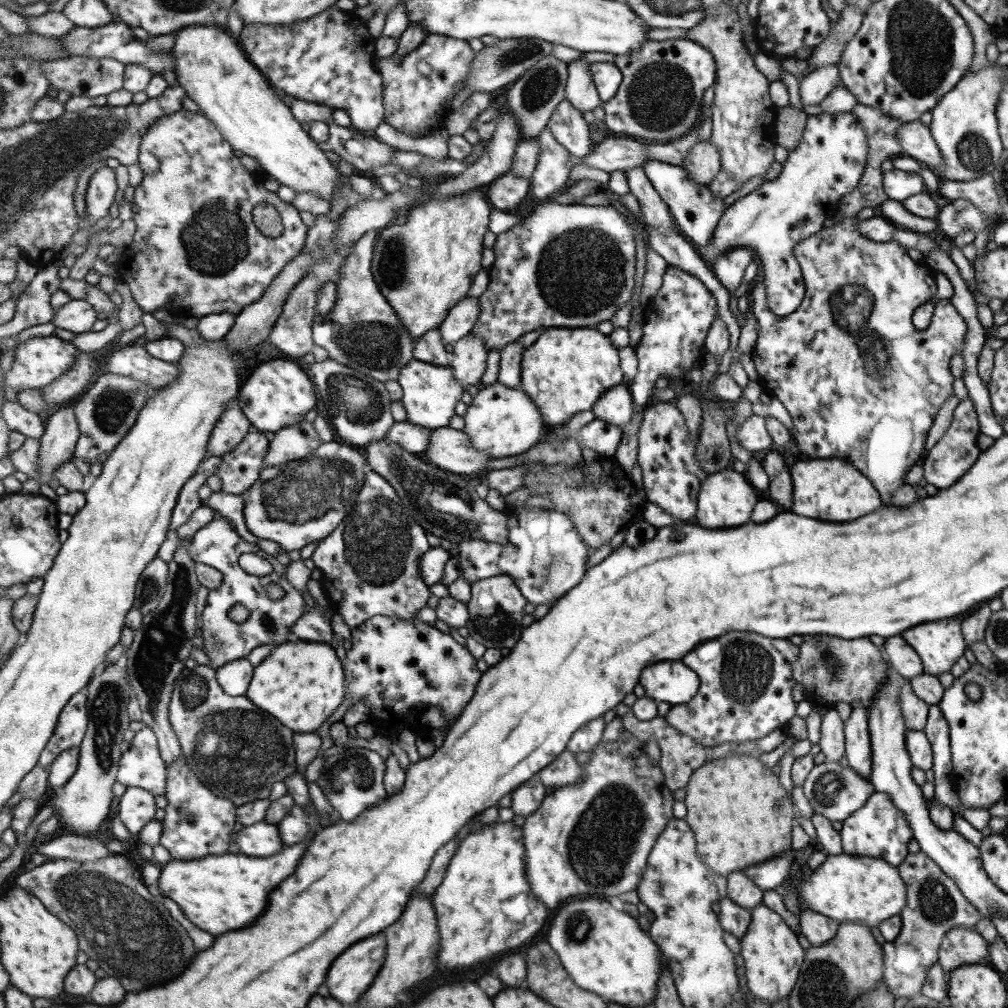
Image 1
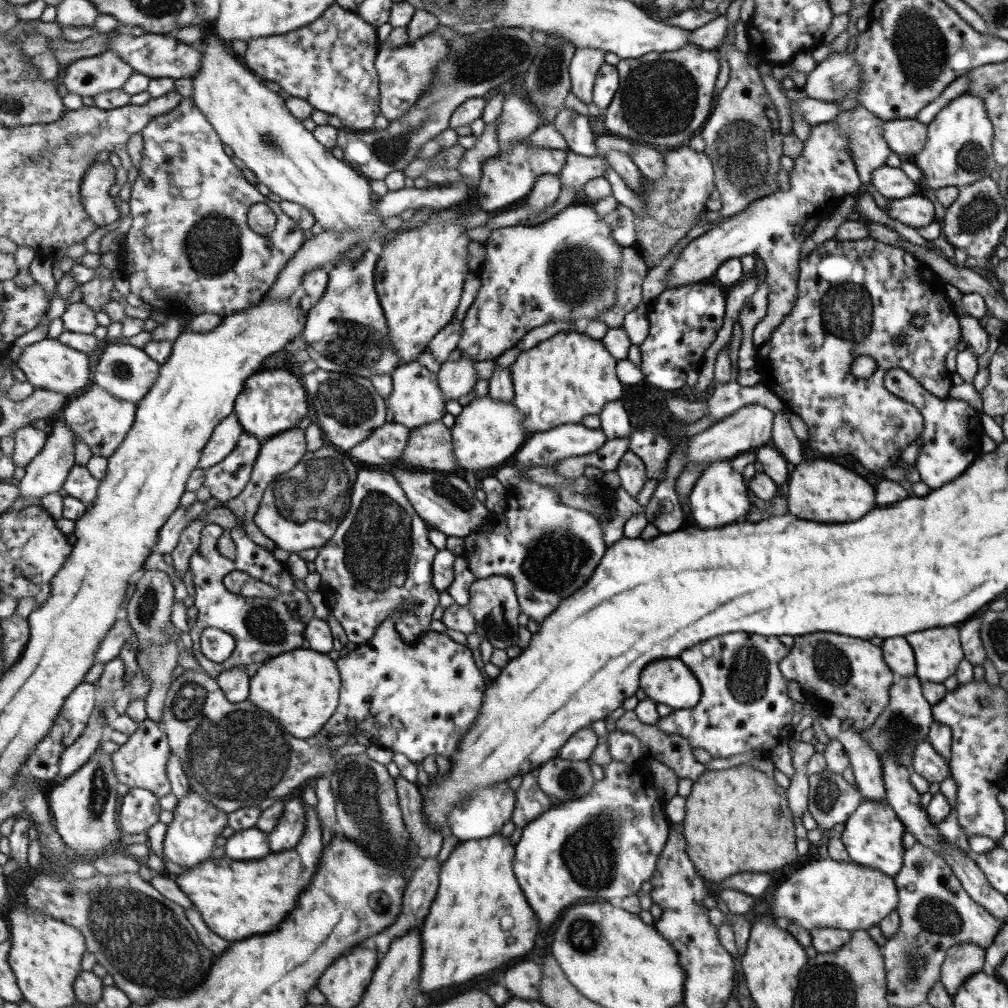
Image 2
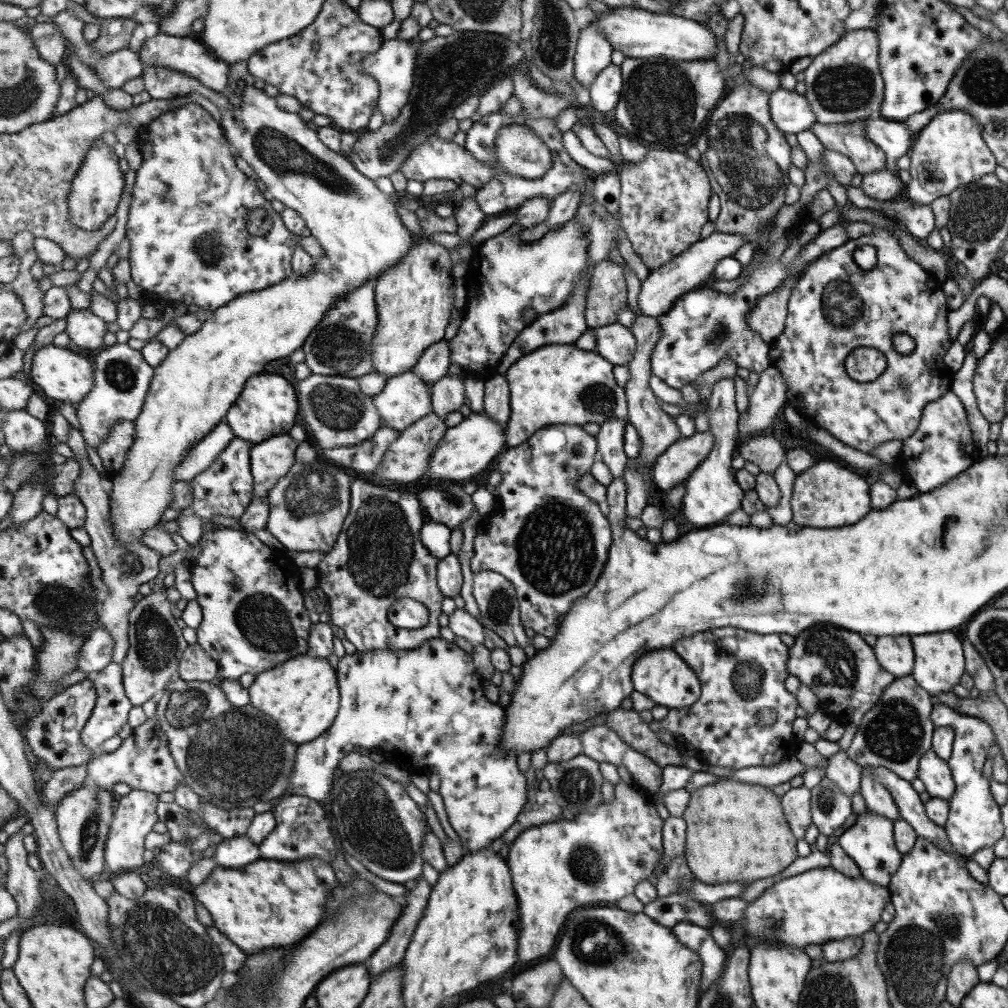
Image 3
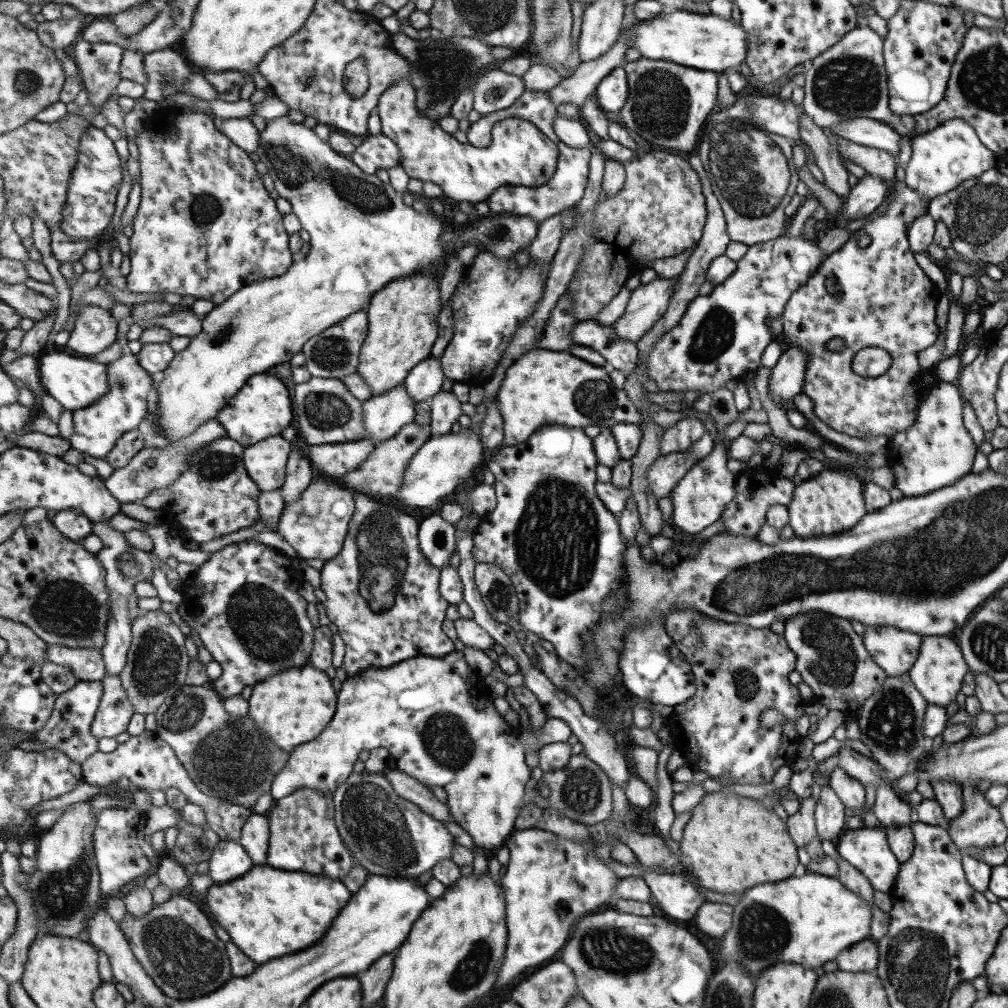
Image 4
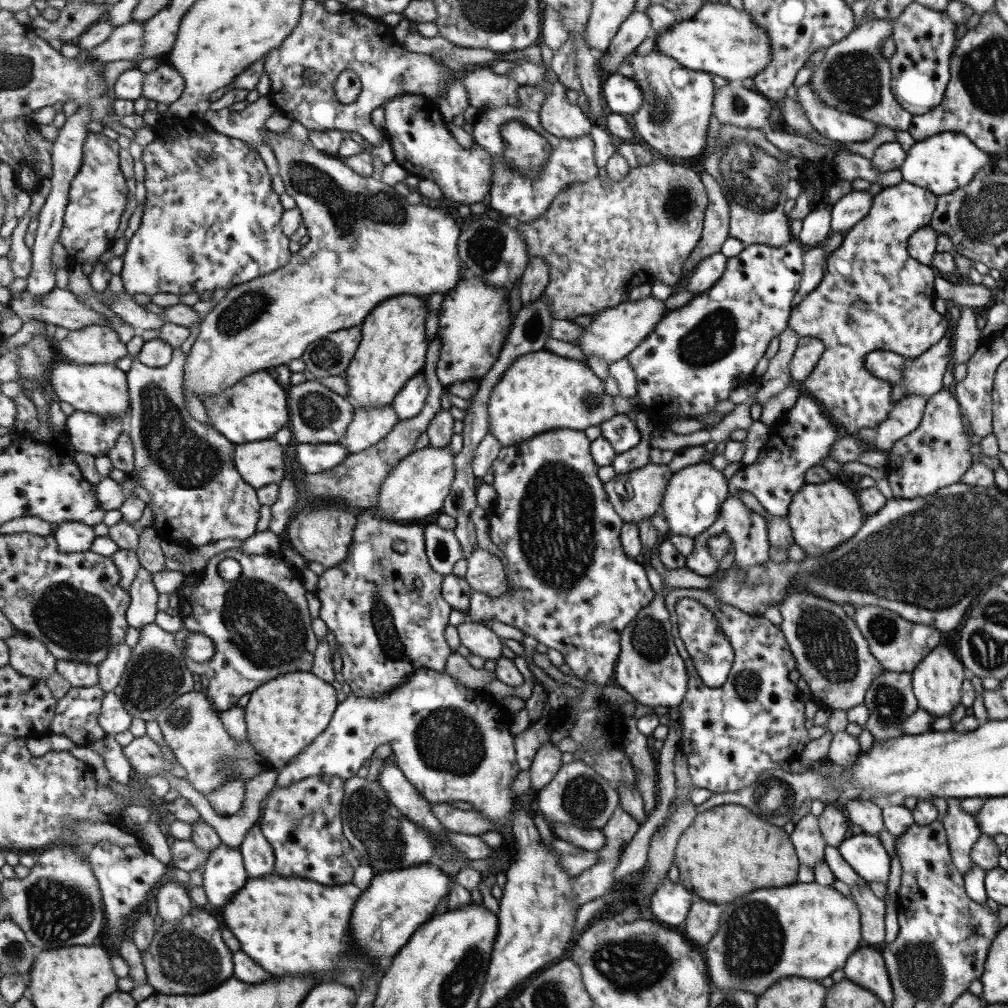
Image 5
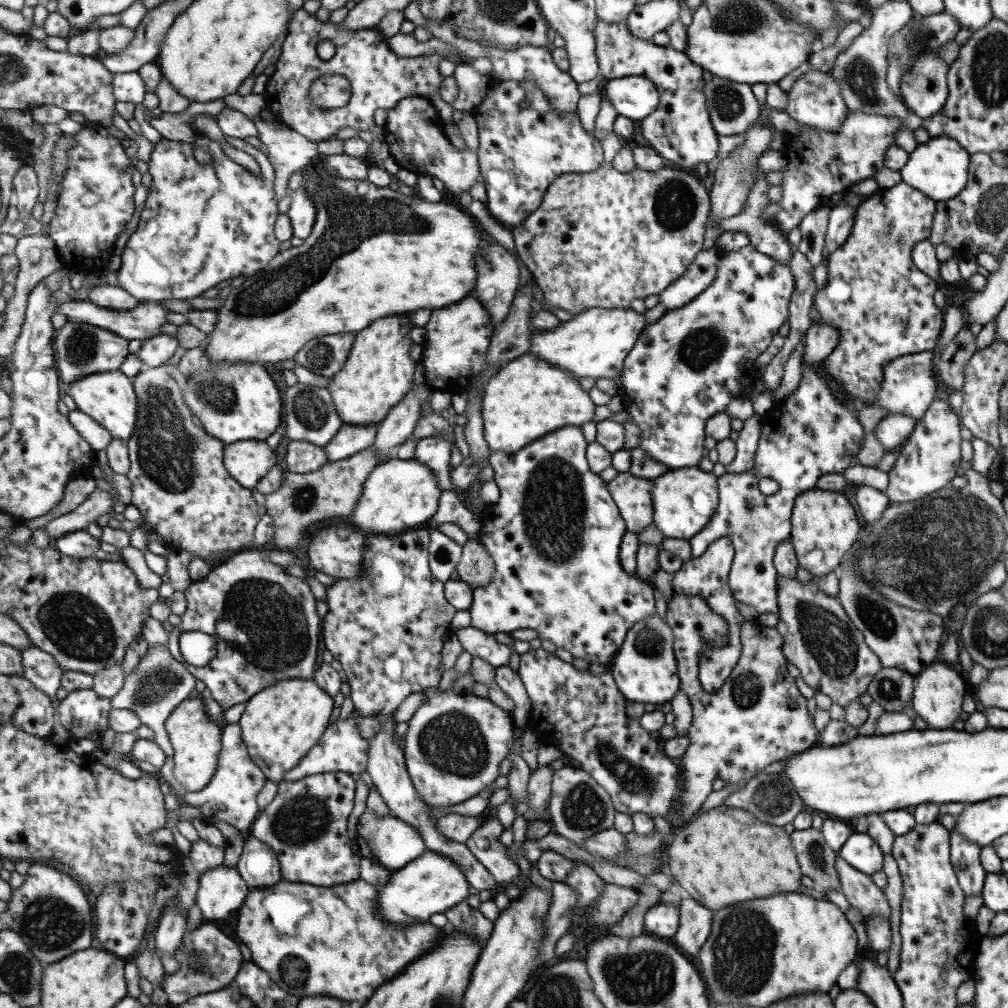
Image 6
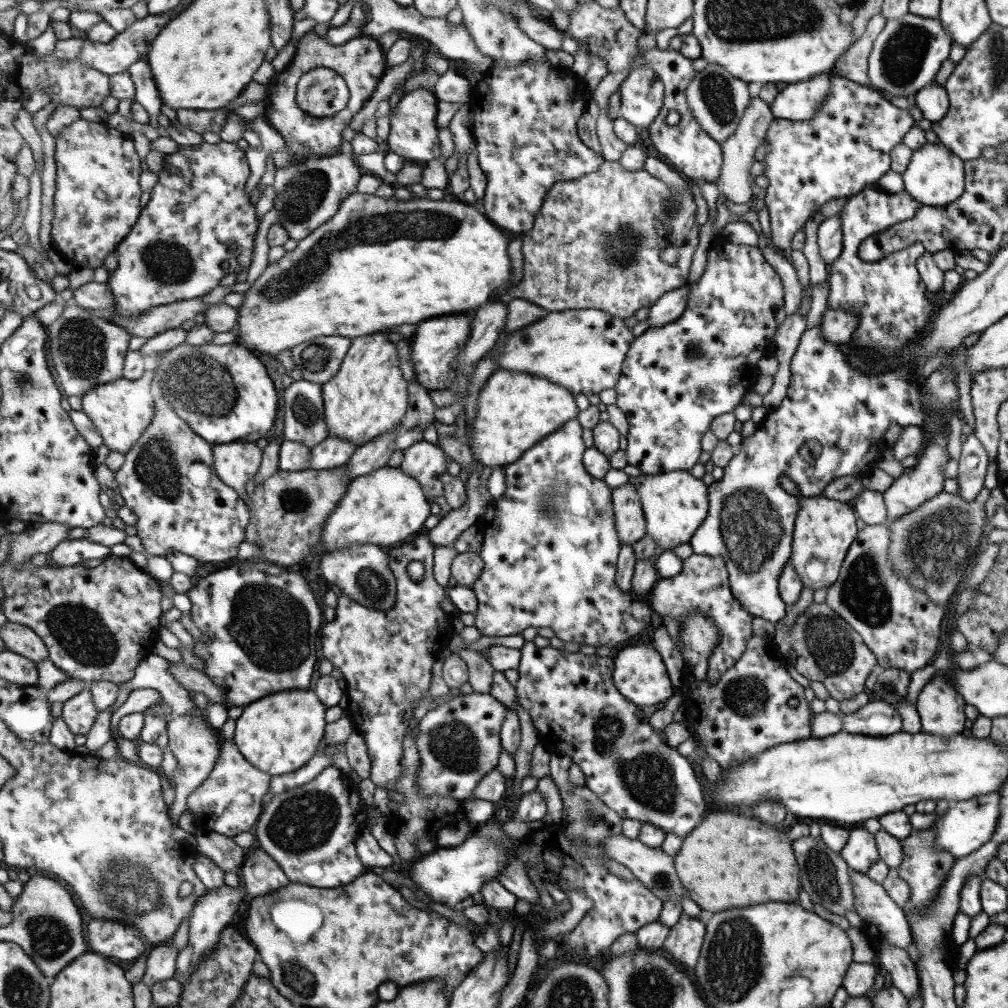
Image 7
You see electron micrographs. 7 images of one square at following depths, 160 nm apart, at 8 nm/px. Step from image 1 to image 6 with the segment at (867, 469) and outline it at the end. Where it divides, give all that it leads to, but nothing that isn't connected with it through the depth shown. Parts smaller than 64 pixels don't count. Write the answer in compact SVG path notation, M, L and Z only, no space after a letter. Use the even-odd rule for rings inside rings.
M903 181L898 182L895 186L889 189L879 188L877 192L864 197L856 208L853 224L849 231L849 236L844 240L844 243L838 248L826 254L826 281L823 288L816 290L816 294L813 298L813 308L817 311L819 316L818 322L812 322L812 325L818 323L825 323L833 329L837 329L839 333L835 348L820 364L822 372L827 374L826 378L830 381L835 380L835 384L839 387L841 392L849 394L851 402L855 407L859 407L861 404L872 404L872 400L876 399L876 392L879 390L882 381L882 371L885 365L888 365L891 360L895 360L901 356L907 356L916 354L922 351L927 351L936 348L936 342L938 341L939 334L942 330L942 316L943 309L935 307L933 304L933 294L935 290L939 288L939 284L935 280L929 278L926 274L923 274L914 264L911 258L911 249L915 243L920 240L927 239L930 235L930 226L932 225L932 216L934 215L935 203L934 200L927 198L922 192L916 191L915 188L911 188Z

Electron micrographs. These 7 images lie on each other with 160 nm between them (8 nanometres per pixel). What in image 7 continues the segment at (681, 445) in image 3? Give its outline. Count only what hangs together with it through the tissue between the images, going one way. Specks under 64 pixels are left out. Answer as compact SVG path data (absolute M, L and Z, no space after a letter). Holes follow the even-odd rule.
M629 481L612 490L616 525L622 544L635 544L648 534L647 519L638 488Z

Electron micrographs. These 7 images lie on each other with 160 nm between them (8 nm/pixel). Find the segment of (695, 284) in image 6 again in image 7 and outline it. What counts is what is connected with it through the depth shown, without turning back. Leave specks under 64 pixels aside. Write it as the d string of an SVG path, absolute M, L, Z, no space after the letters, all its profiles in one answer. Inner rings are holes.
M690 284L664 295L649 310L649 327L663 328L667 324L671 324L671 322L680 320L689 305L689 295L691 295Z

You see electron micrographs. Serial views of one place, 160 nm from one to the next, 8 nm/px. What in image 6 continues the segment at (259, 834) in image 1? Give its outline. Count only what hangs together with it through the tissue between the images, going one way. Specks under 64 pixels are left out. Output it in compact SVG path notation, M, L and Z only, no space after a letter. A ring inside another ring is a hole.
M224 862L201 875L196 905L205 921L221 920L241 909L252 889L237 867L227 866Z

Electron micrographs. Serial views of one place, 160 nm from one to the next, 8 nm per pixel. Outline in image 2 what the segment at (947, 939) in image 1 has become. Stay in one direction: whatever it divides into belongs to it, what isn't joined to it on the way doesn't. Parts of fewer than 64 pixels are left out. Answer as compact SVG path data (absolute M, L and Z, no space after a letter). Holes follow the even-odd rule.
M973 943L952 944L946 948L940 966L939 982L952 997L957 987L971 975L982 970L984 964L984 948Z

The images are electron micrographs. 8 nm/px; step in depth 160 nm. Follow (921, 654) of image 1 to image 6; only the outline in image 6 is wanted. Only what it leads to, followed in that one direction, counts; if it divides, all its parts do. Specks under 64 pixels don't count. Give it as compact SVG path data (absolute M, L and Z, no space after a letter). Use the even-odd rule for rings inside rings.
M935 659L914 675L914 685L912 688L911 709L916 715L927 722L929 729L949 729L951 723L957 720L962 711L962 698L965 694L964 674L953 668L942 660Z

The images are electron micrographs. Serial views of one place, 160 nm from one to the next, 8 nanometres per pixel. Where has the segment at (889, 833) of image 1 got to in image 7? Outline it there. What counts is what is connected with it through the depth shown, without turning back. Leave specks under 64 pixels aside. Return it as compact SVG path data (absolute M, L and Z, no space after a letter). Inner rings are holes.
M863 828L849 829L848 839L839 853L849 870L860 873L864 873L875 861L880 860L874 835Z

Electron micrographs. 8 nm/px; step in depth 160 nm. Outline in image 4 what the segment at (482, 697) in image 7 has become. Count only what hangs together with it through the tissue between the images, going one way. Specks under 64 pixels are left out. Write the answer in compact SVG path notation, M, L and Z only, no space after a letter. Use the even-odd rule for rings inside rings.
M455 649L443 658L421 655L414 659L406 660L403 663L394 664L393 667L371 667L369 670L363 671L362 674L347 676L342 683L341 690L338 692L338 710L334 719L317 739L295 747L287 762L287 766L275 778L272 785L272 797L279 801L302 788L317 788L325 796L334 796L339 786L353 776L353 766L355 766L361 750L369 752L379 747L389 749L393 756L392 763L395 768L407 772L411 778L419 780L426 787L438 786L444 789L448 796L446 803L449 805L454 822L471 836L476 848L484 849L493 848L493 846L503 846L514 834L517 823L515 820L519 818L519 812L525 806L525 799L528 797L526 793L527 782L533 778L531 776L531 768L527 766L527 760L525 760L526 746L521 742L520 737L515 735L513 726L509 725L509 722L503 718L503 714L495 708L493 700L485 696L485 692L483 692L483 702L481 702L481 678L477 676L477 672L473 670L473 667L469 666L464 651Z

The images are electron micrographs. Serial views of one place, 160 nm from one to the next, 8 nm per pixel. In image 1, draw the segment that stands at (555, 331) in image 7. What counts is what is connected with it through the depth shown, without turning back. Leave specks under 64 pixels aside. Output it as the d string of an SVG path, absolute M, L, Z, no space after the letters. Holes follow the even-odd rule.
M851 112L837 114L819 113L806 117L801 140L795 148L787 153L787 157L780 164L779 174L772 180L765 180L762 184L743 197L739 197L730 204L719 217L713 231L713 238L707 246L697 246L699 256L705 264L711 265L717 256L729 247L751 247L759 260L763 278L760 284L761 301L775 318L791 315L804 296L804 284L800 266L793 256L792 248L800 240L814 235L822 229L825 211L829 206L844 197L854 194L858 180L861 178L867 156L867 139L864 130Z

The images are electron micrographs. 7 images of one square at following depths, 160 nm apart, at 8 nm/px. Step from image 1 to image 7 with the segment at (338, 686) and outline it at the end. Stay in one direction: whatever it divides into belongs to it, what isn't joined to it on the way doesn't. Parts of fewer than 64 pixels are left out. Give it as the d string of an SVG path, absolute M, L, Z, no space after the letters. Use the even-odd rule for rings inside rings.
M313 688L281 691L244 707L233 738L255 768L271 776L295 773L310 763L326 738L327 707Z

